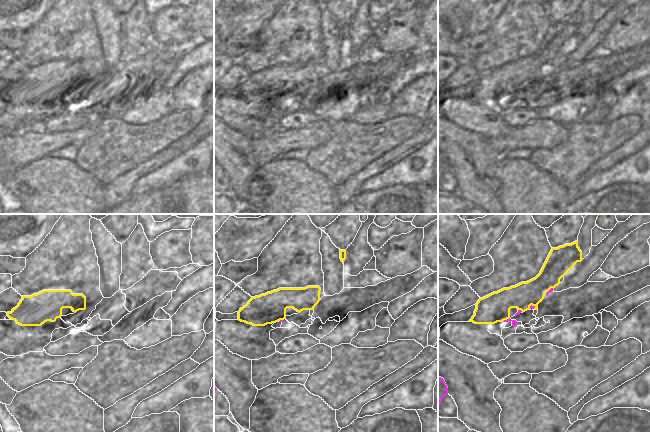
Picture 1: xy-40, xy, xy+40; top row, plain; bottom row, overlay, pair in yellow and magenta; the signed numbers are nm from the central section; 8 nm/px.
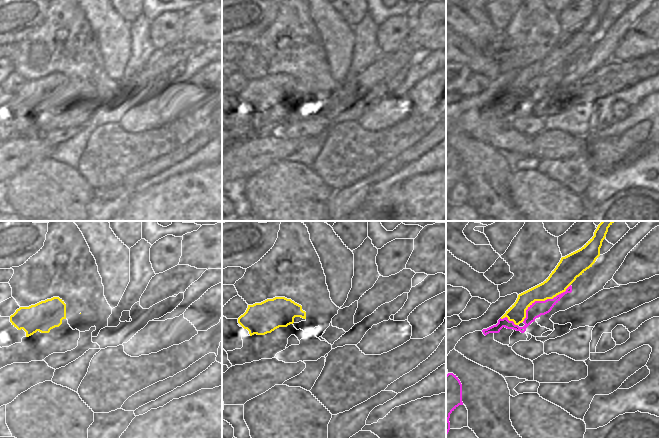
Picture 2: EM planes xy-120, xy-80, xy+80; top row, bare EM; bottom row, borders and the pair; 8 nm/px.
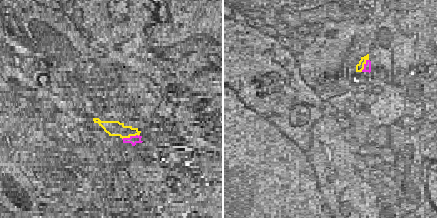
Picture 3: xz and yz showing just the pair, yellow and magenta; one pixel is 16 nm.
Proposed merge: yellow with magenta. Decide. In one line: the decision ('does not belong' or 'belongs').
does not belong

